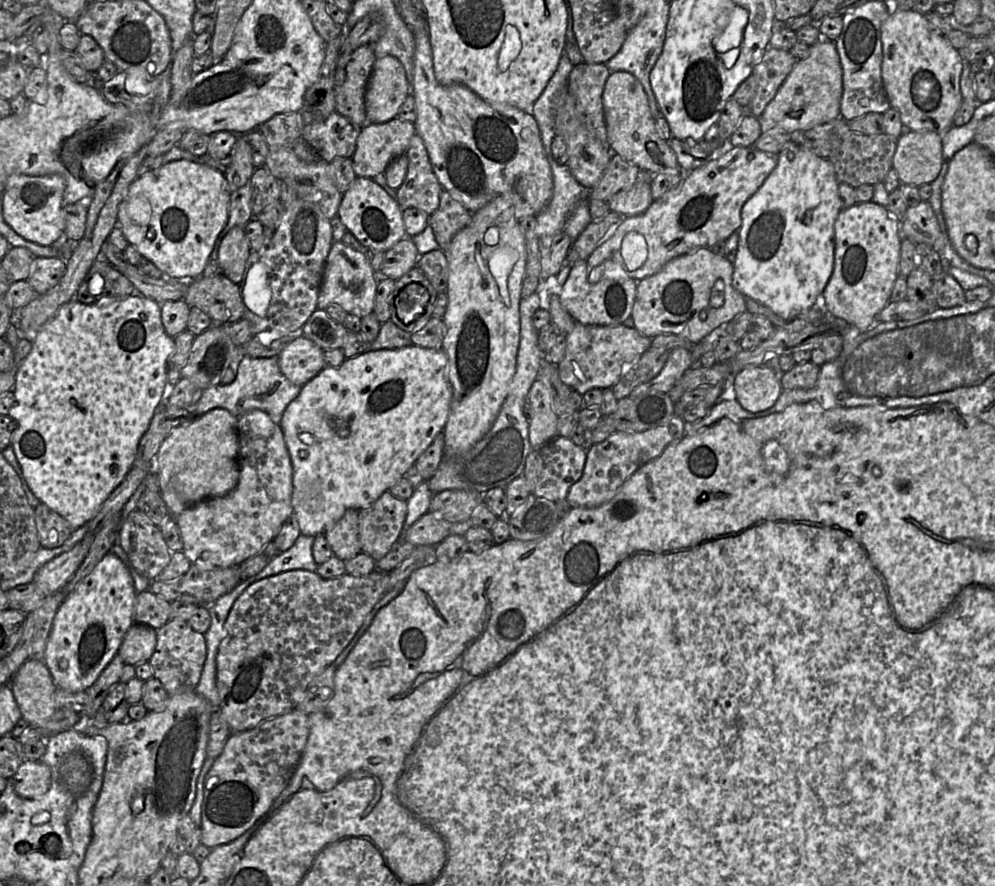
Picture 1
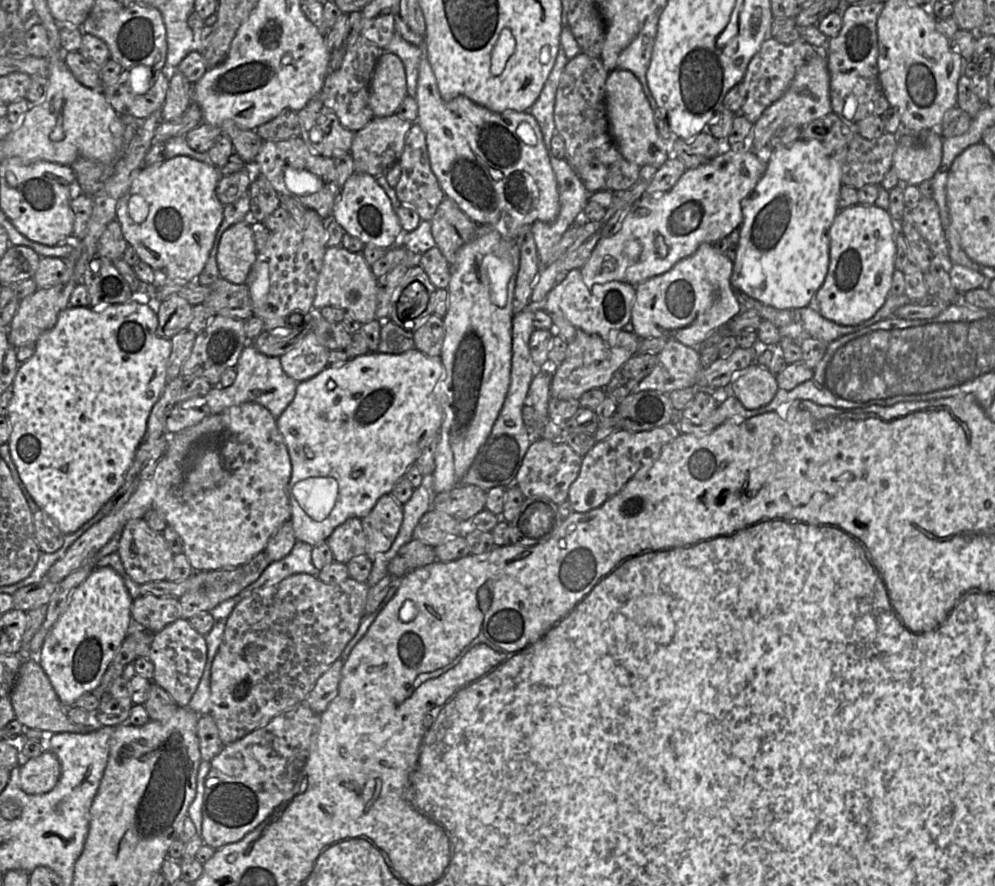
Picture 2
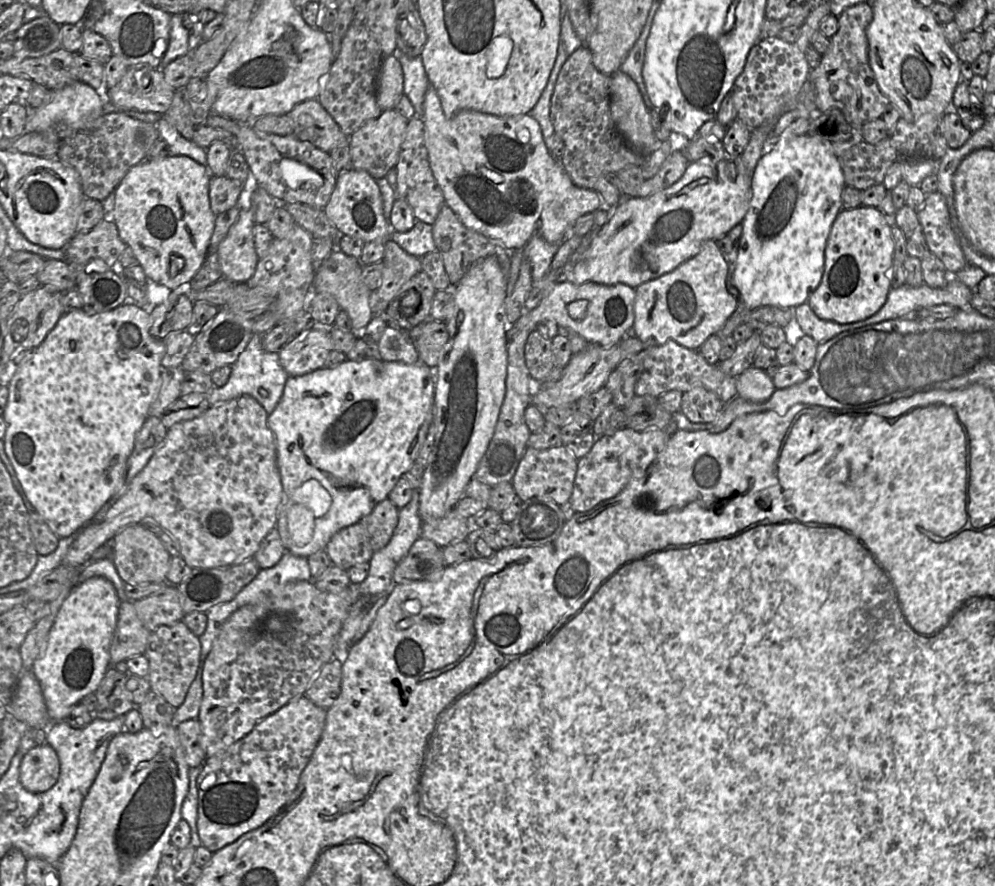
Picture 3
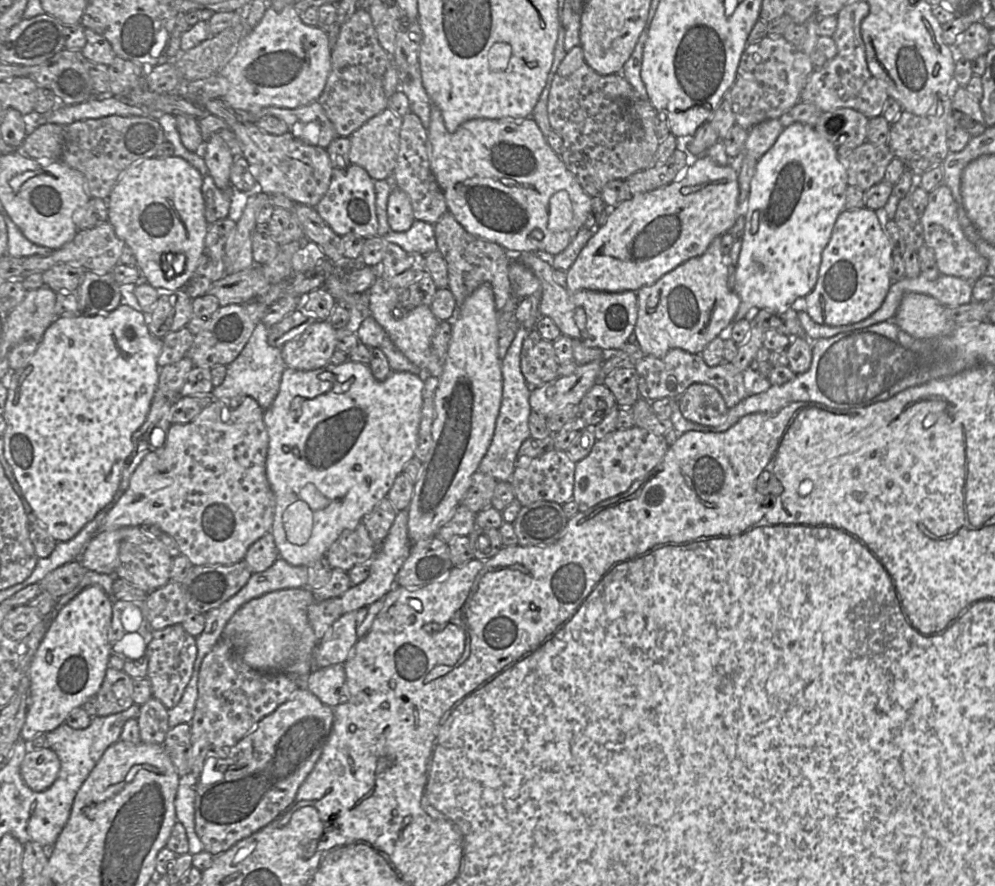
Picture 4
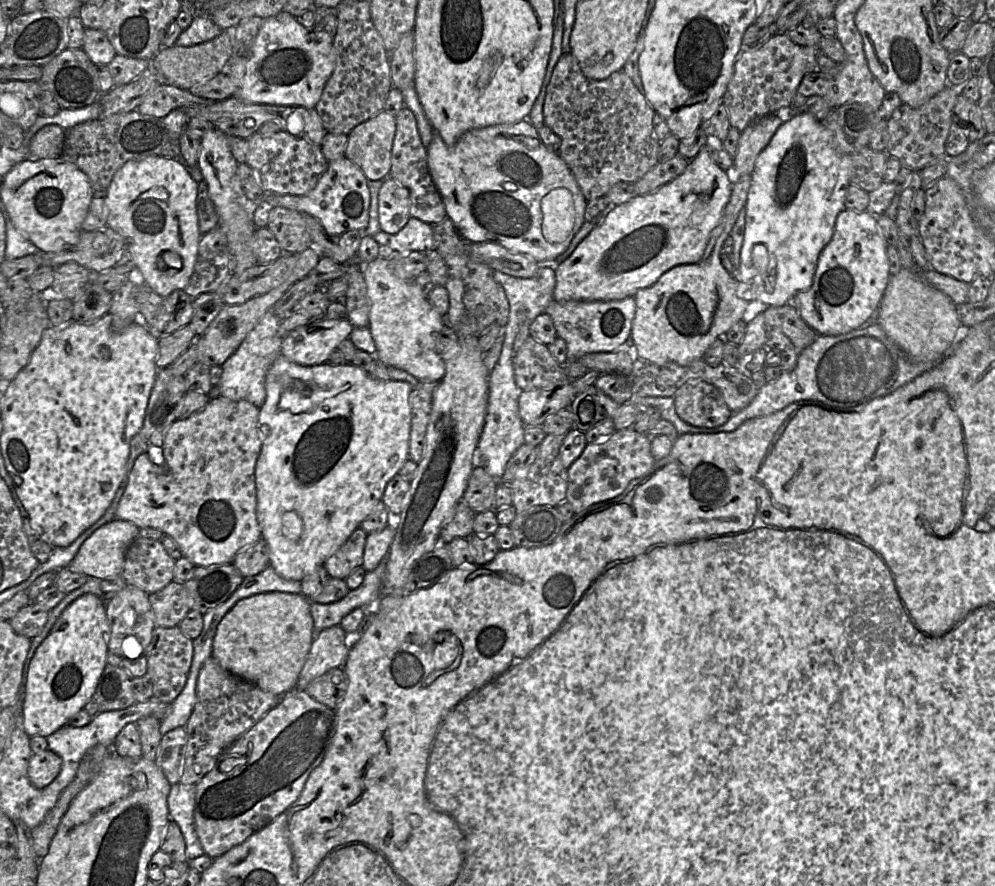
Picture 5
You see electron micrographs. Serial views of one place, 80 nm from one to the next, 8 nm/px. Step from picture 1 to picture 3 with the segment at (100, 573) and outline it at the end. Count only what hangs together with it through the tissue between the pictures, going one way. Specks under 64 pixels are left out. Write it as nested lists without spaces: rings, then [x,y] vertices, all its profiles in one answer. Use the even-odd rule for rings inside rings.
[[[94,576],[73,587],[61,605],[43,644],[43,650],[34,661],[32,669],[39,681],[48,715],[53,722],[63,721],[70,709],[87,694],[96,692],[102,682],[110,667],[110,645],[117,624],[120,602],[111,581]]]

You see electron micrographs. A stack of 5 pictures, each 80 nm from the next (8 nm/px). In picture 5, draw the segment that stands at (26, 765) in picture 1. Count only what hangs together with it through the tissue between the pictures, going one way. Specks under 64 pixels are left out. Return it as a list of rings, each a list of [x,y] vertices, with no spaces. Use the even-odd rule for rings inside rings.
[[[49,749],[32,753],[28,763],[28,778],[35,788],[43,789],[58,776],[61,767],[61,757]]]

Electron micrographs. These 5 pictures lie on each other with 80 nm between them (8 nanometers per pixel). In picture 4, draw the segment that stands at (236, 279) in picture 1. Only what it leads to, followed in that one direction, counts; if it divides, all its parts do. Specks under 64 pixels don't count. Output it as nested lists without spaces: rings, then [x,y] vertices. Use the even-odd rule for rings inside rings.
[[[255,192],[246,203],[242,216],[236,222],[225,244],[224,265],[226,274],[240,272],[255,263],[252,254],[252,233],[256,217],[262,205],[270,203],[274,207],[291,209],[297,202],[282,194]]]

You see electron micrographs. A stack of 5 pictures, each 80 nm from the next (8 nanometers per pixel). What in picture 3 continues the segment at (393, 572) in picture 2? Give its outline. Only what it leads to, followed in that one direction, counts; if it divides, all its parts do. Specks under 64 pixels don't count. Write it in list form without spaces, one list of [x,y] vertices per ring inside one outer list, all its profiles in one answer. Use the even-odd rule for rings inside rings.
[[[418,538],[393,573],[393,585],[410,581],[432,580],[445,568],[443,548],[425,538]]]

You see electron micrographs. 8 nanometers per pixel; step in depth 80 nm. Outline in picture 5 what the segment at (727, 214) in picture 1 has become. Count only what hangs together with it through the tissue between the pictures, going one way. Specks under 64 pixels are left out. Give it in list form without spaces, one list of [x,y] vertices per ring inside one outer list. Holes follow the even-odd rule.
[[[709,146],[704,147],[695,158],[689,160],[685,171],[672,182],[657,189],[654,192],[636,195],[629,201],[611,206],[603,219],[595,228],[580,242],[576,249],[562,262],[556,264],[555,268],[555,287],[553,290],[553,300],[557,302],[567,301],[612,301],[621,300],[626,297],[633,297],[640,289],[653,285],[662,274],[669,269],[682,265],[697,263],[703,257],[711,231],[719,224],[723,215],[723,210],[730,198],[731,187],[727,173],[721,170],[714,161],[714,150]]]

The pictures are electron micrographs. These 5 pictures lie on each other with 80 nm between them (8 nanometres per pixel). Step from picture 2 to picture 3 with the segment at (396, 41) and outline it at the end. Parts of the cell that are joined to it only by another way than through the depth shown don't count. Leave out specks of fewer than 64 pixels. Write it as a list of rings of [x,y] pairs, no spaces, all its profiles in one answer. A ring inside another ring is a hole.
[[[396,50],[393,53],[400,61],[404,75],[404,94],[412,103],[416,115],[421,116],[426,91],[429,86],[429,80],[423,65],[421,55],[409,57]]]

